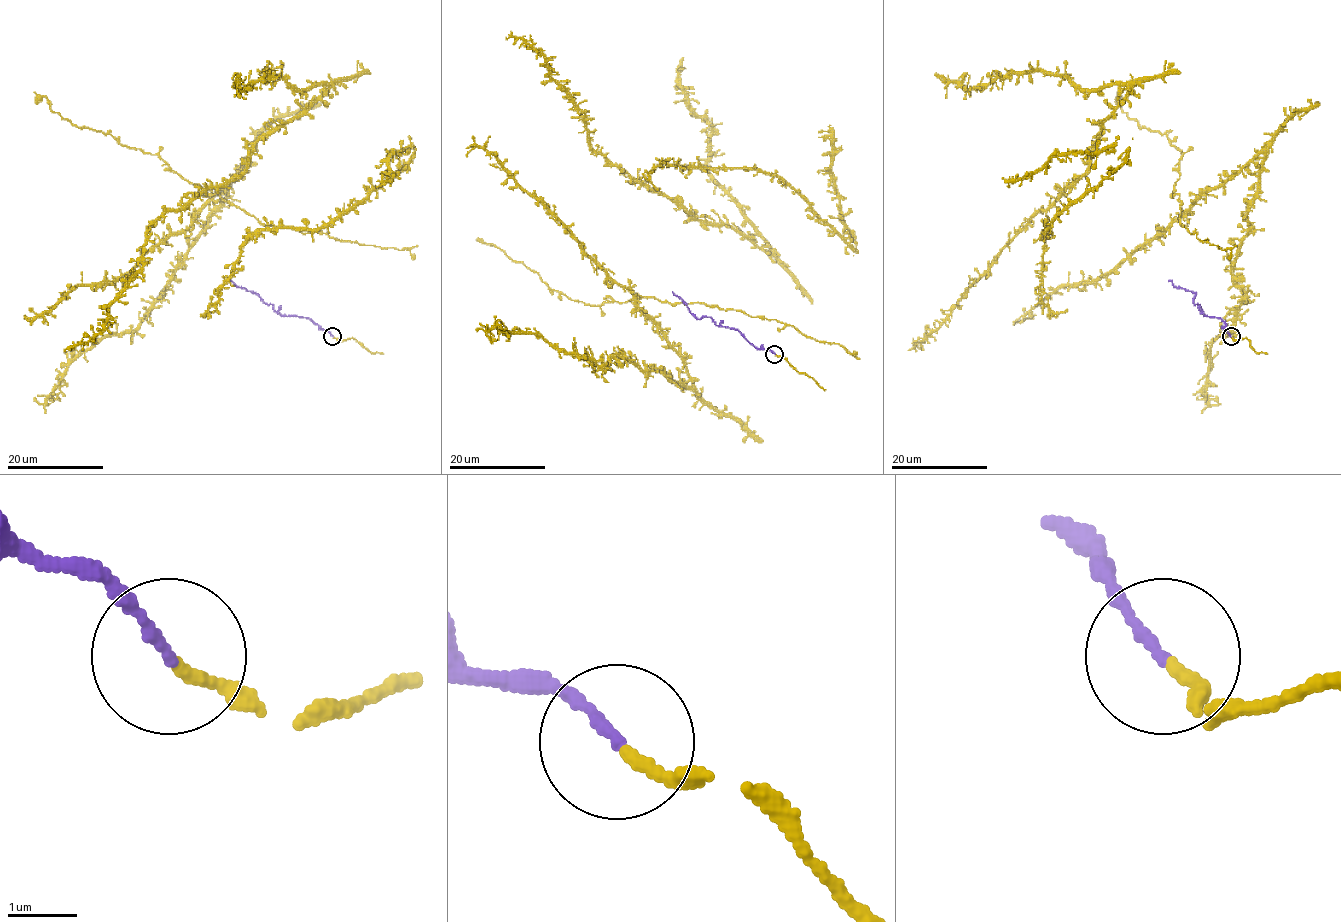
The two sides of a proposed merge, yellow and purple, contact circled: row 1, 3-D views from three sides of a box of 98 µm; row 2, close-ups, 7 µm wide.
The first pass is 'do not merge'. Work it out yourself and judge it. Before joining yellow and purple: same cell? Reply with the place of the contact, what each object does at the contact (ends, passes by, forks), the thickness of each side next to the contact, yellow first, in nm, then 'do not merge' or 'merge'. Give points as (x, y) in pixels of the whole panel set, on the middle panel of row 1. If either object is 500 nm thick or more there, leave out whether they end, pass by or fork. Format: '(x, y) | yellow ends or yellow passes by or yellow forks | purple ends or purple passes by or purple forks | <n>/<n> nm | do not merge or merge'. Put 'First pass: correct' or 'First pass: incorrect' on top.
First pass: incorrect
(774, 354) | yellow ends | purple ends | 170/140 nm | merge

